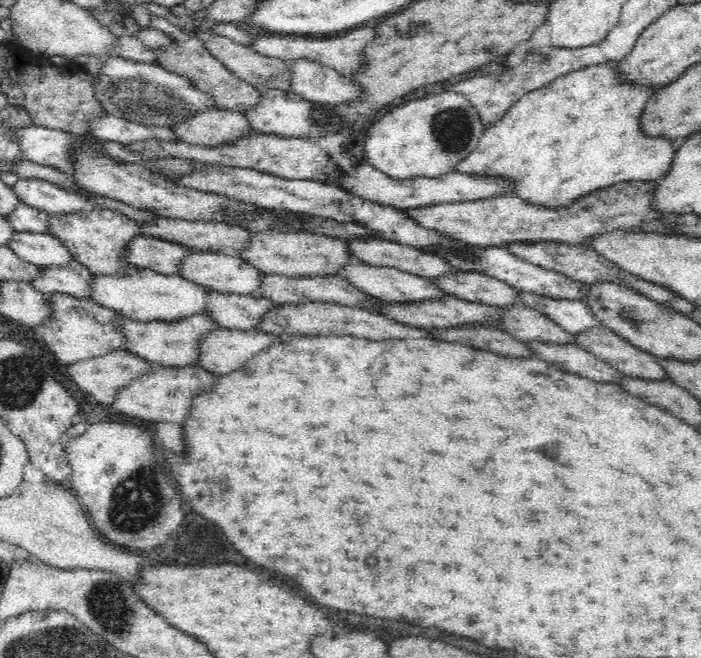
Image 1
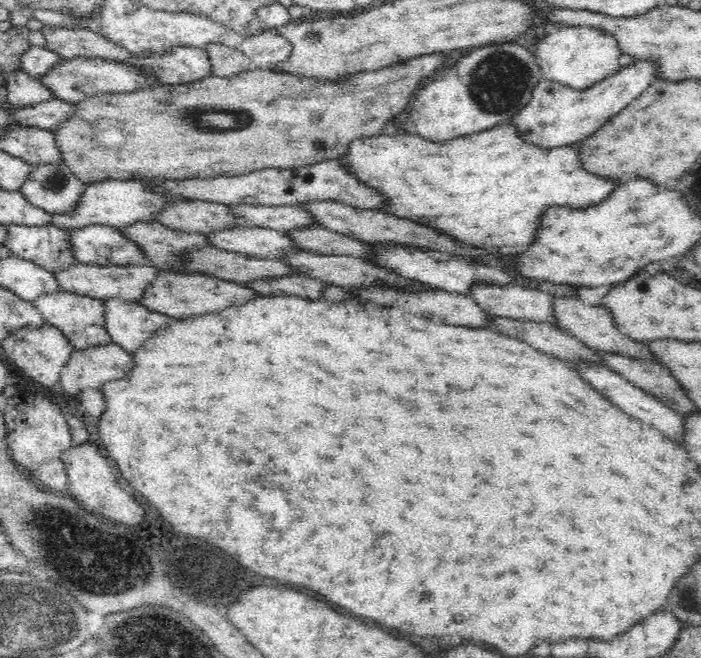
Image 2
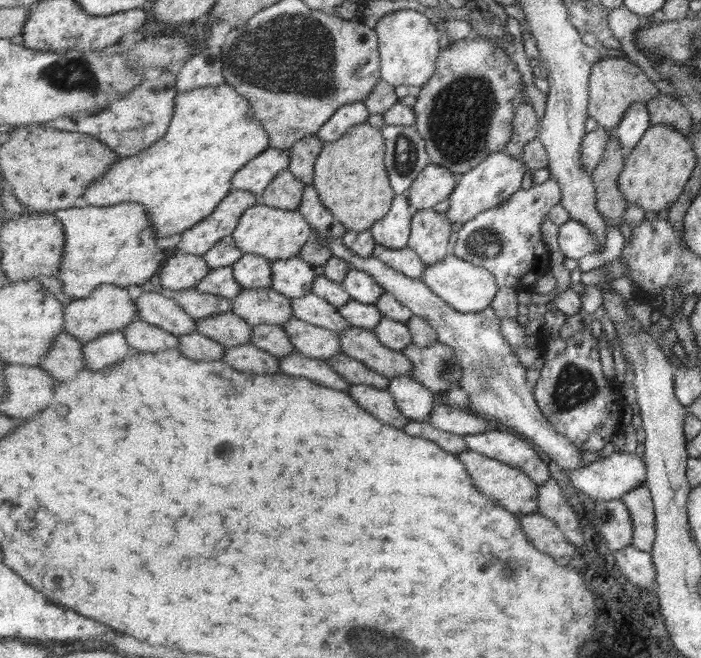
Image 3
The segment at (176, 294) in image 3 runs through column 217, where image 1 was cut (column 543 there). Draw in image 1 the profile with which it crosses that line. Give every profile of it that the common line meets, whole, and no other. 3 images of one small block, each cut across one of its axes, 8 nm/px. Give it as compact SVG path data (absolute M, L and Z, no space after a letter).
M515 289L519 302L534 310L540 311L560 328L569 333L578 334L586 328L594 328L600 324L580 300L550 298L536 292Z

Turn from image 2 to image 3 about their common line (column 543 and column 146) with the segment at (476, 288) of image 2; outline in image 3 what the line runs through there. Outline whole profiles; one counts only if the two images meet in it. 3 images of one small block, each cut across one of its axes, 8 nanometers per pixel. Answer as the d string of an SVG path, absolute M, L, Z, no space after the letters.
M143 291L137 297L139 320L149 322L175 336L197 331L197 322L168 293Z

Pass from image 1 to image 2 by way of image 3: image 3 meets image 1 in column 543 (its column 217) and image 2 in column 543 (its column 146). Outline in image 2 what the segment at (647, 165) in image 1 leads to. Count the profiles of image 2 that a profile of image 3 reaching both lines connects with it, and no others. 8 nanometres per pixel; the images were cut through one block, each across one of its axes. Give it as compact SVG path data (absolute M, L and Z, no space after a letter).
M510 124L497 125L470 136L432 142L420 136L370 136L364 140L353 140L339 162L359 183L378 192L384 200L379 210L396 218L412 220L450 236L462 247L490 248L498 250L525 249L534 238L540 214L546 206L566 204L572 208L582 208L602 202L610 192L612 184L586 174L576 154L577 144L562 148L542 150L526 144Z

